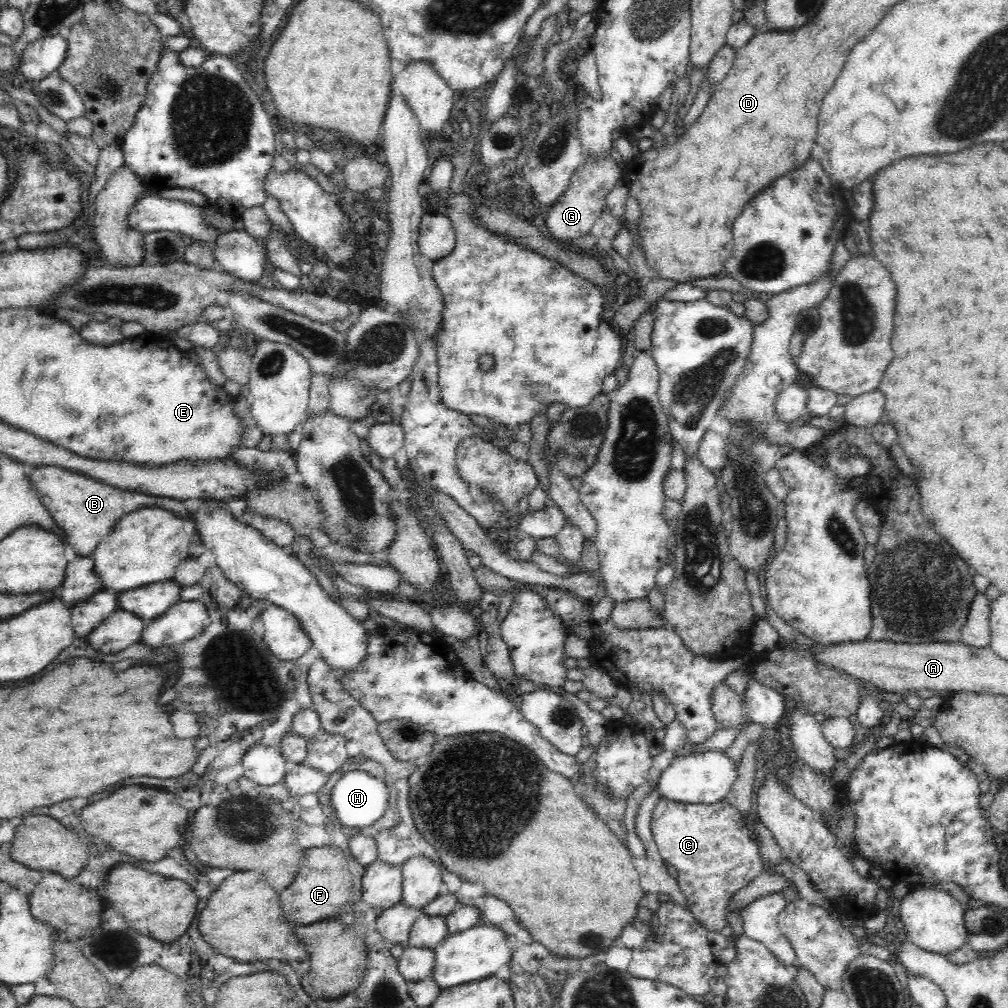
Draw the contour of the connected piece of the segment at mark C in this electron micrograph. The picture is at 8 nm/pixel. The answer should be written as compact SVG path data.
M660 797L652 813L652 834L659 853L667 865L678 871L678 884L689 904L689 910L710 932L720 933L726 927L726 917L730 913L729 902L738 890L752 884L764 869L758 847L753 843L743 823L743 815L724 799L714 804L700 806L681 803Z

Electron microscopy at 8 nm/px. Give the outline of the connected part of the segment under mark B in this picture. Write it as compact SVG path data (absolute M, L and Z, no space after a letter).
M35 467L29 474L29 480L46 511L61 530L64 542L76 552L78 557L86 557L88 552L96 550L98 543L106 534L110 534L110 530L120 516L140 508L156 507L168 510L183 520L193 521L193 515L204 503L203 499L176 500L142 492L125 491L62 467Z

